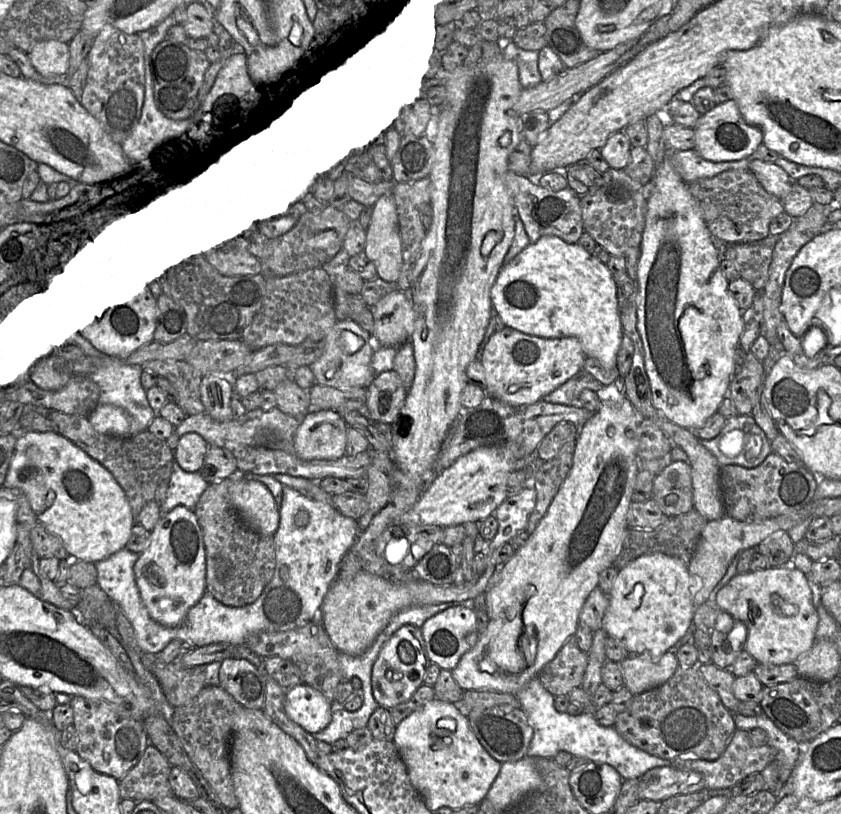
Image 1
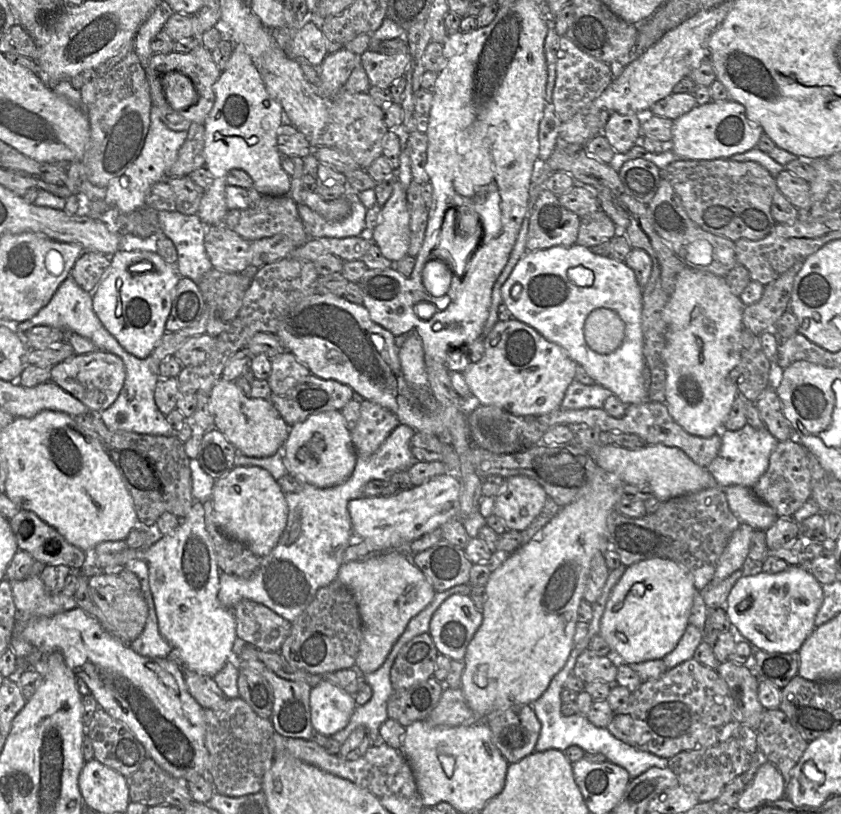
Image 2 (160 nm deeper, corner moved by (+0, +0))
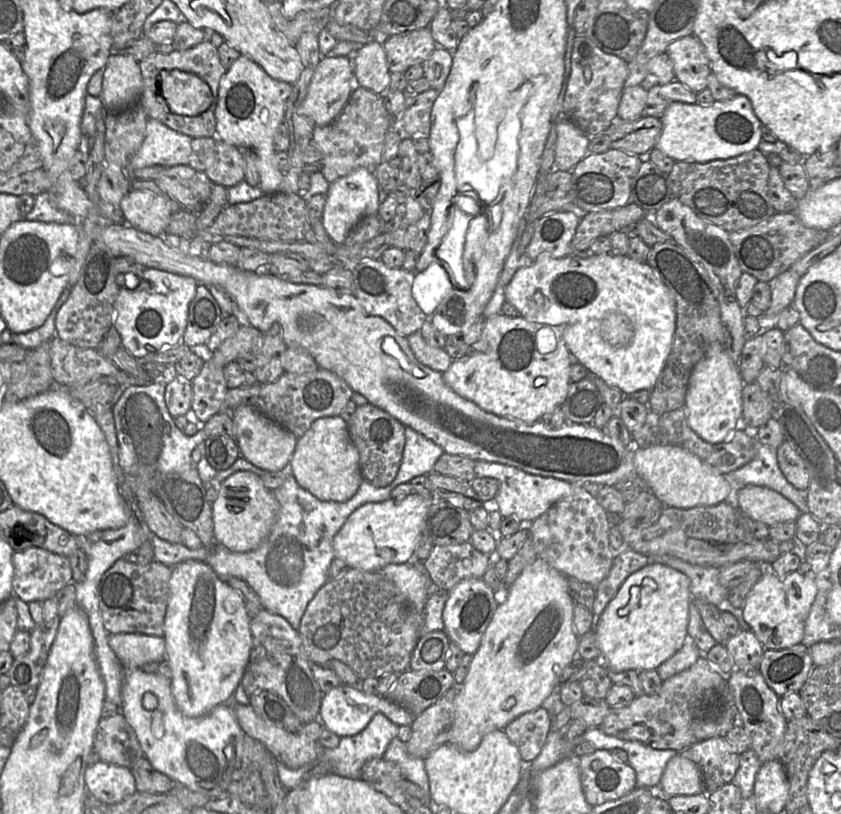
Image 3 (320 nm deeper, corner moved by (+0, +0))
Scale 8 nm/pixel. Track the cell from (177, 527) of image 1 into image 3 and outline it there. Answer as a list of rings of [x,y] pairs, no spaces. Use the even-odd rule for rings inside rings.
[[[187,560],[172,567],[163,638],[166,659],[172,671],[172,696],[183,714],[189,717],[203,716],[216,706],[228,704],[232,700],[249,661],[252,646],[250,622],[239,594],[218,577],[207,563]]]

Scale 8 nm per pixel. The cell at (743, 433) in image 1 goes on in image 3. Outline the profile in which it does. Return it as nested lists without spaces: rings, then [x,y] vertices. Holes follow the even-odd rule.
[[[758,440],[755,442],[755,450],[755,457],[750,462],[725,476],[733,488],[733,493],[748,484],[765,486],[783,495],[797,506],[801,513],[809,512],[807,490],[798,490],[786,480],[778,465],[777,450]]]

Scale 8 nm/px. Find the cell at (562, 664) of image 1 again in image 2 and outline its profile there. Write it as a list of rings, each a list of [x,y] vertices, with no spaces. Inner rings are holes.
[[[586,649],[578,656],[572,674],[584,683],[603,681],[613,686],[616,682],[619,664],[625,663],[618,663],[610,653],[602,657]]]

